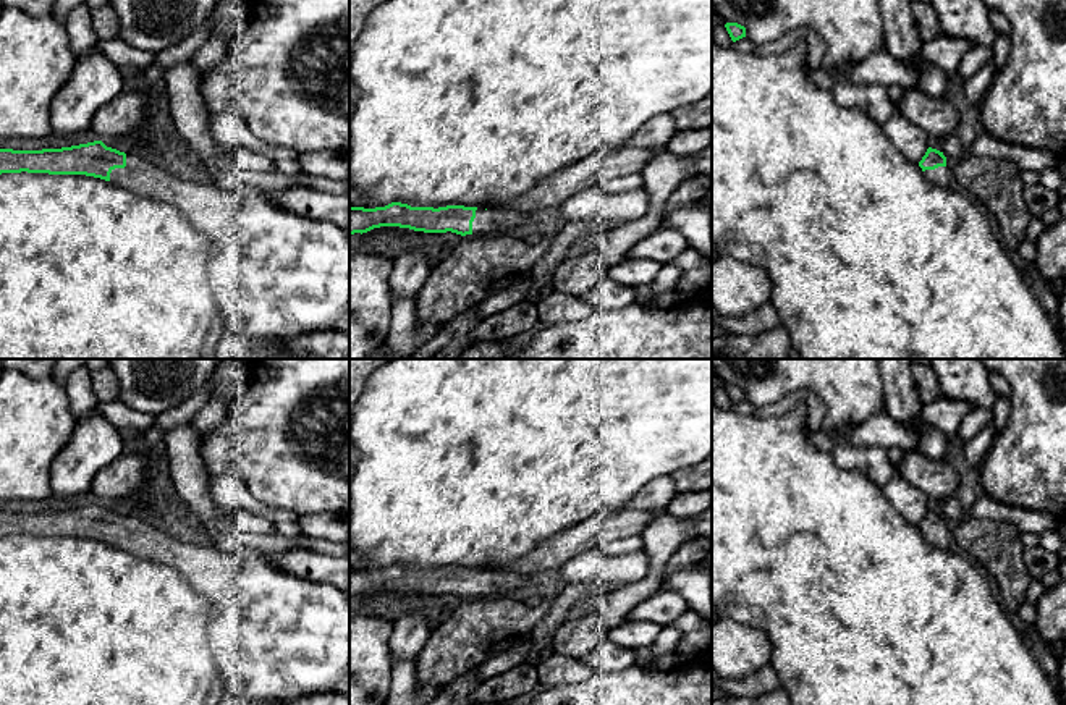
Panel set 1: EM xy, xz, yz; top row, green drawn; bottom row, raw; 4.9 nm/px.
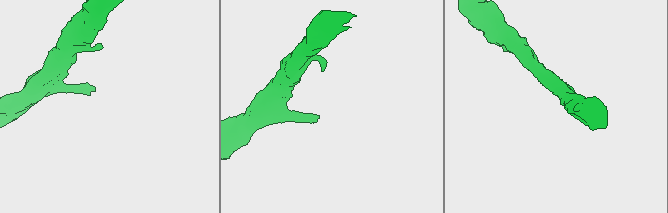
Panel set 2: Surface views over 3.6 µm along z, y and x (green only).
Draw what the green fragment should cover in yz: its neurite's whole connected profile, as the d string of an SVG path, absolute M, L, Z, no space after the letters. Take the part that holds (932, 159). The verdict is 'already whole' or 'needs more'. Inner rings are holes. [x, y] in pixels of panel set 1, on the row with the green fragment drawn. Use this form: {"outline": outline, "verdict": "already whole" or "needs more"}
{"outline": "M929 147L922 160L919 162L924 175L937 186L948 188L951 171L946 167L946 157L943 152Z", "verdict": "needs more"}

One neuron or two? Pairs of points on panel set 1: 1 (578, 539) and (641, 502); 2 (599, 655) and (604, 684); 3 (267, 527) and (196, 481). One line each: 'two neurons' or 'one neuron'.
1: two neurons
2: two neurons
3: one neuron

